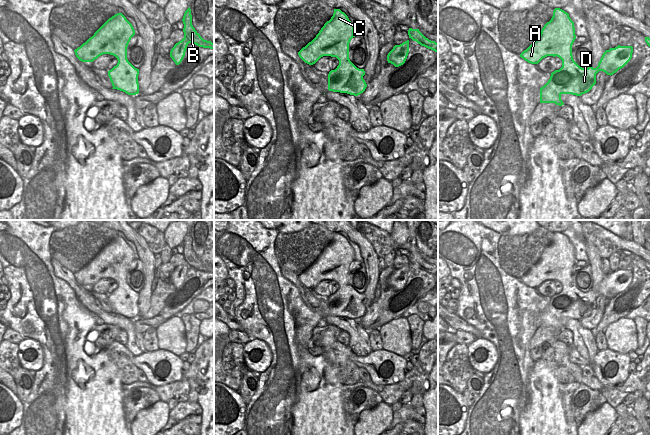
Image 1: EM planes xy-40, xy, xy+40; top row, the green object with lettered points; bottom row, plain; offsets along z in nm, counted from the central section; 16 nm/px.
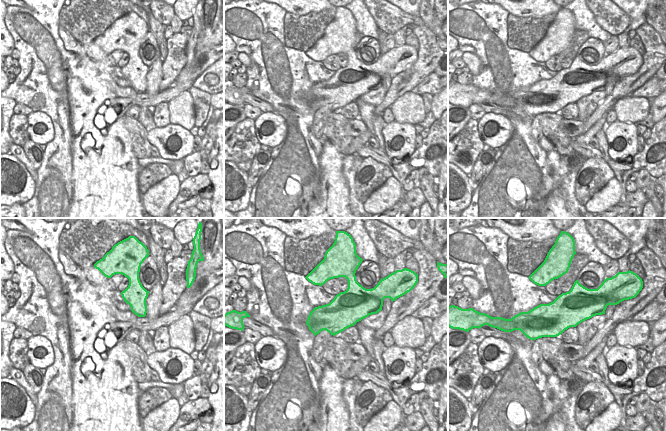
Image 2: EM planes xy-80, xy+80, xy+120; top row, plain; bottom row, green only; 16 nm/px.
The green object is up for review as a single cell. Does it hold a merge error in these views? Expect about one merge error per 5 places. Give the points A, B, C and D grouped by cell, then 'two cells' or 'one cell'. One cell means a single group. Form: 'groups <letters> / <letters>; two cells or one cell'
groups A B C D; one cell

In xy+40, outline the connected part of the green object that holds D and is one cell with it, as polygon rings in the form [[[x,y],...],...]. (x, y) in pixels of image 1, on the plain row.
[[[555,232],[551,244],[544,249],[539,261],[520,278],[521,282],[531,288],[538,288],[547,280],[557,280],[562,284],[562,291],[552,296],[548,306],[540,312],[540,327],[555,327],[562,330],[564,329],[561,324],[562,318],[581,320],[589,316],[596,308],[596,298],[599,295],[603,295],[611,300],[623,292],[632,282],[632,270],[618,269],[603,277],[596,292],[593,292],[591,289],[588,292],[582,292],[574,285],[572,279],[572,269],[575,263],[574,246],[569,241],[569,238],[560,232]]]

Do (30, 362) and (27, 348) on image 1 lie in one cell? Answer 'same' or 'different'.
same

